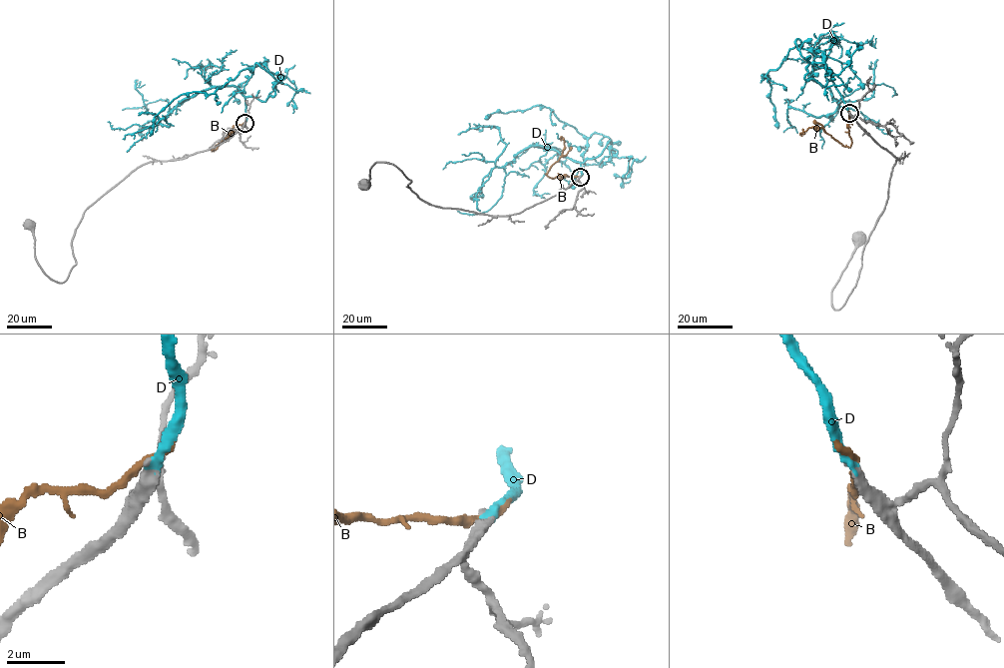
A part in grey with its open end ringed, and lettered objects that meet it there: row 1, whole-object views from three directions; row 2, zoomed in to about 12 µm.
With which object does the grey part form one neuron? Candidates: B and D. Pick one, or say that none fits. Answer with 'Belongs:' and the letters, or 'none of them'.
Belongs: D

